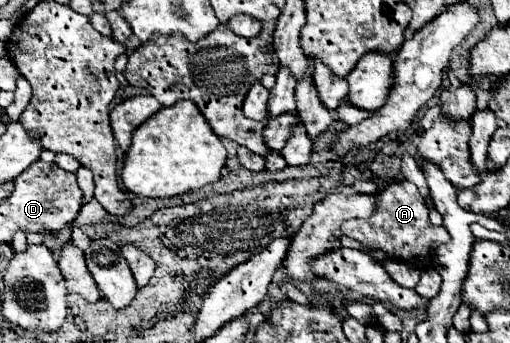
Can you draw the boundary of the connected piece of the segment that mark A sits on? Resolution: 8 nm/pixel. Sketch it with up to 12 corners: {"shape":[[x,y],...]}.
{"shape":[[414,183],[376,197],[368,219],[342,223],[364,247],[418,269],[450,239]]}

